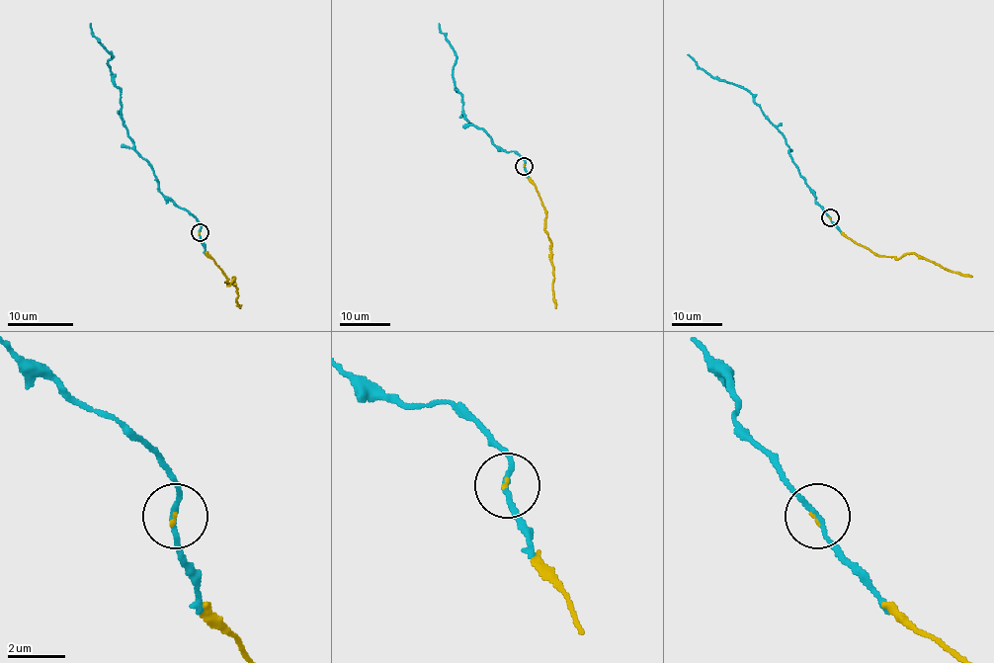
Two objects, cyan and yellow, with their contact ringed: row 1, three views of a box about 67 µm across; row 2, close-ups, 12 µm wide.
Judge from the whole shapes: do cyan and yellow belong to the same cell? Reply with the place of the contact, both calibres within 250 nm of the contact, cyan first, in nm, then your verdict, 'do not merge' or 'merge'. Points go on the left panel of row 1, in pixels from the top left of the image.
place (200, 232); calibres 160 and 70 nm; merge

